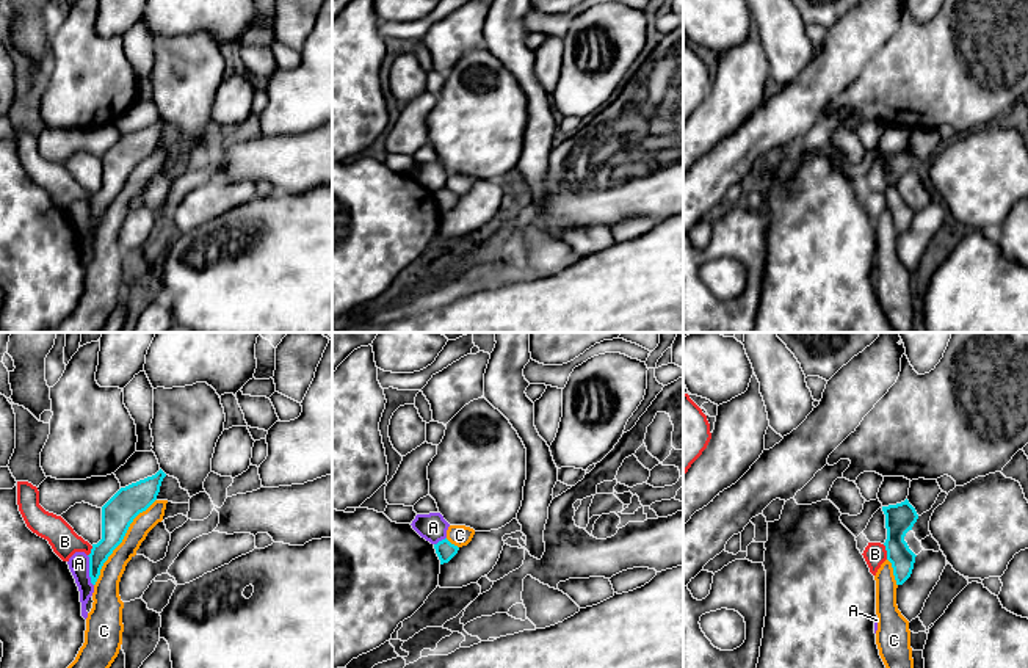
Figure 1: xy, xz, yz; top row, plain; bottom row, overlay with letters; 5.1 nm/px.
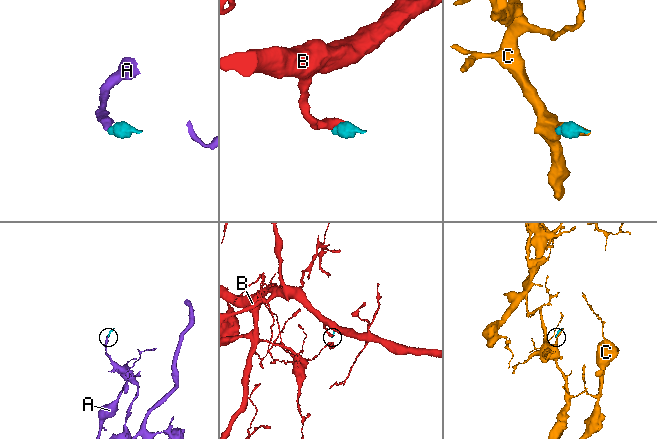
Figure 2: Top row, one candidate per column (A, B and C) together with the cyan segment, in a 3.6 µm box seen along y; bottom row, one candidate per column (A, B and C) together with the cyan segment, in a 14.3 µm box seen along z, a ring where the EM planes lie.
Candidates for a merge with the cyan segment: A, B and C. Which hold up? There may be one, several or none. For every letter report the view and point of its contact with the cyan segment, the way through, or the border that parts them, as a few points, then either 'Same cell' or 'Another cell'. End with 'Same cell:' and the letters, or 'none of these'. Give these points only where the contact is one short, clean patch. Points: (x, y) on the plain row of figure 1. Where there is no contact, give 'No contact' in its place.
A: Touches cyan at xy (90, 220). Boundary: xy (86, 204), (93, 234). Another cell
B: Touches cyan at yz (887, 201). Boundary: yz (883, 193), (887, 207). Another cell
C: Touches cyan at xy (121, 190). Another cell
Same cell: none of these

